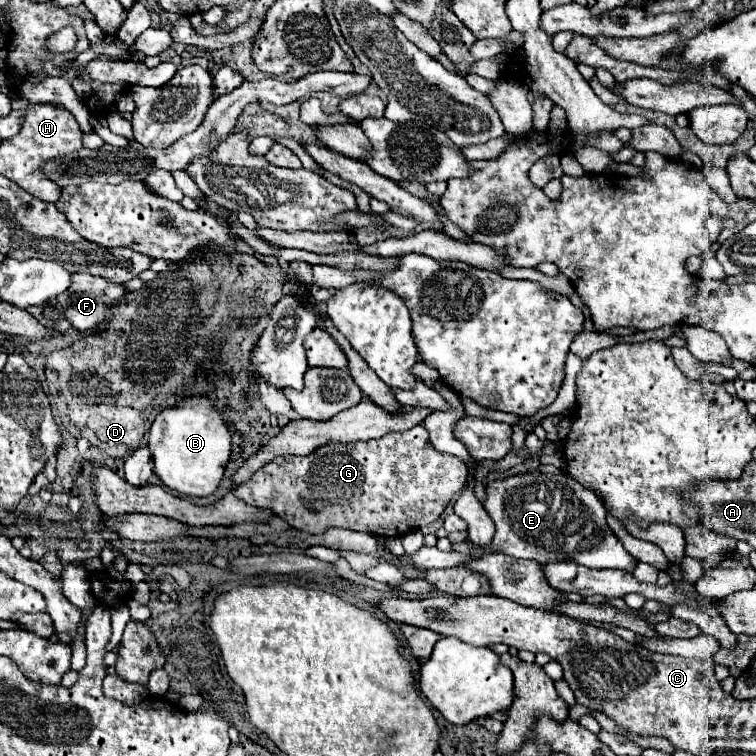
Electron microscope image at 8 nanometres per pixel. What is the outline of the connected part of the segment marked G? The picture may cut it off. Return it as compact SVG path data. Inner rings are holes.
M417 424L407 432L389 432L383 438L369 442L325 444L309 456L279 456L257 470L245 484L237 486L233 494L249 506L271 510L293 528L309 534L323 534L327 528L347 528L389 538L405 536L411 530L435 522L453 496L465 488L467 476L467 464L457 456L437 452L429 444L429 432L425 426ZM305 502L311 504L311 510L305 506Z

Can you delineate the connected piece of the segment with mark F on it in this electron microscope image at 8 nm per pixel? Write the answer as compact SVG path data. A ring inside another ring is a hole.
M73 274L71 286L59 296L65 318L75 330L85 332L107 322L111 306L127 294L123 284L113 284L91 274Z

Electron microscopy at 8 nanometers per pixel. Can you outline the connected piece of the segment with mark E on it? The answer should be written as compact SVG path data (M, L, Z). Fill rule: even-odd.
M525 472L525 474L515 474L515 476L493 480L485 486L483 508L495 522L495 536L489 544L495 552L505 552L507 556L535 560L539 564L573 560L587 568L619 568L619 570L629 570L629 572L633 572L635 568L633 556L623 548L623 544L615 538L615 534L611 532L607 524L603 502L591 490L583 488L573 478L567 478L567 474L563 472L561 474Z

